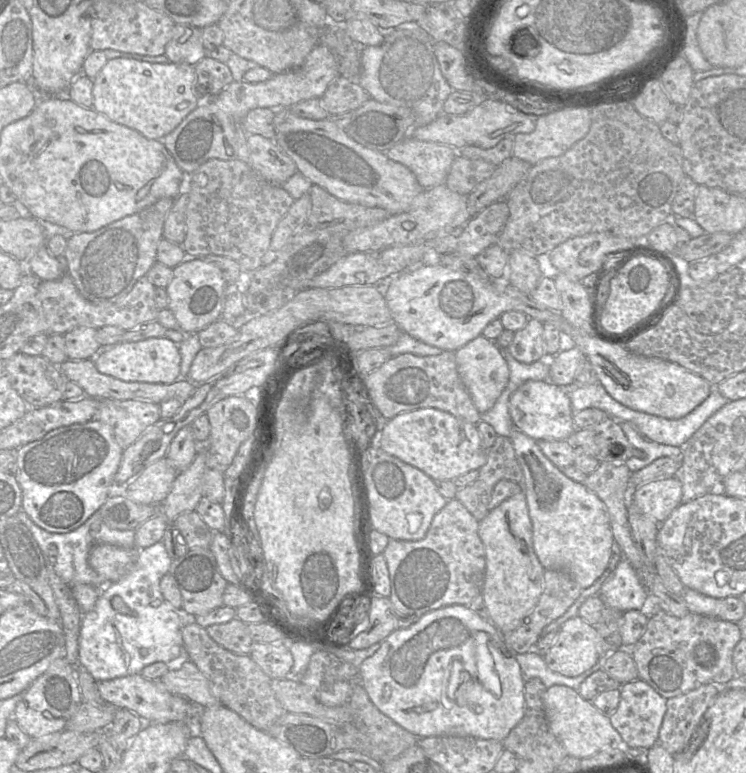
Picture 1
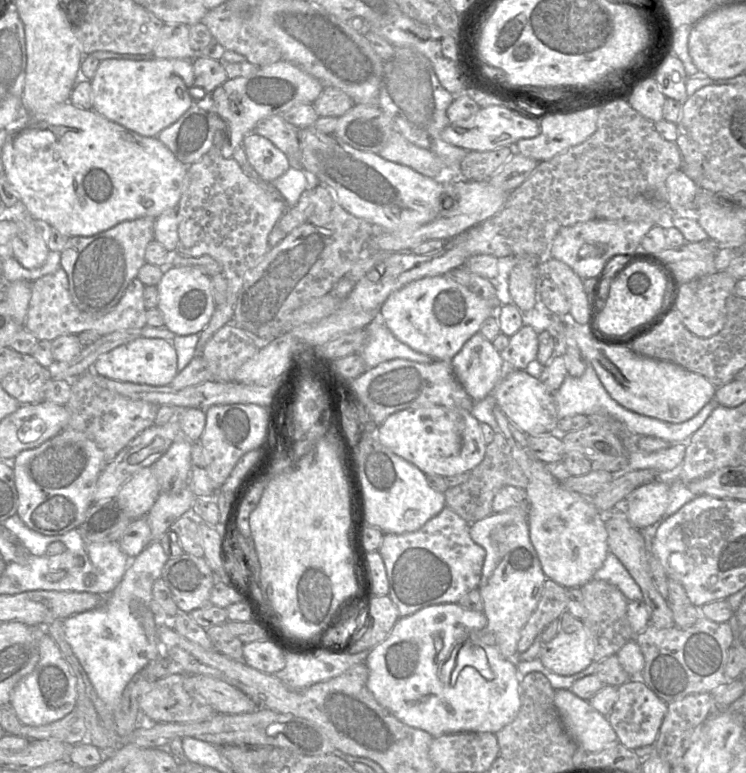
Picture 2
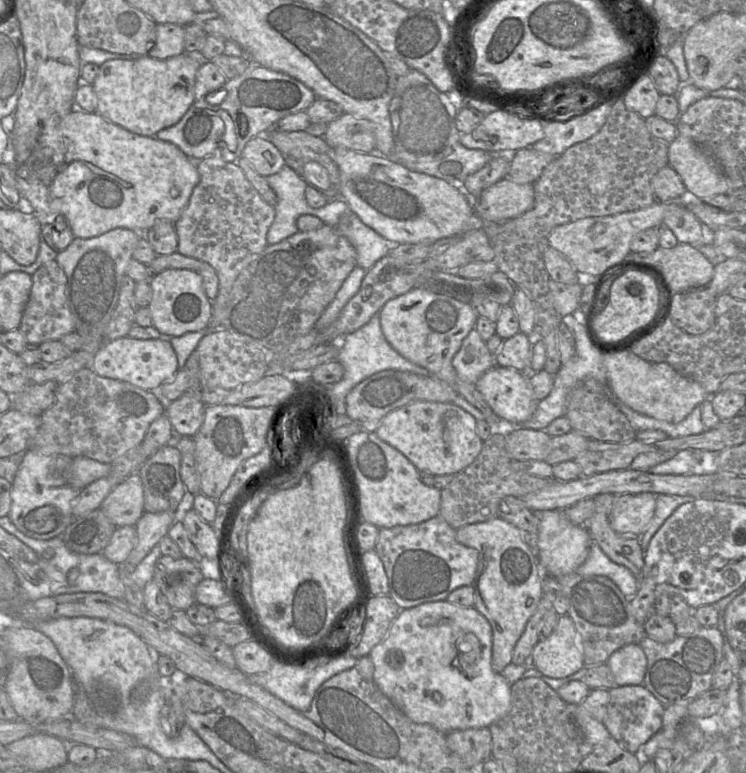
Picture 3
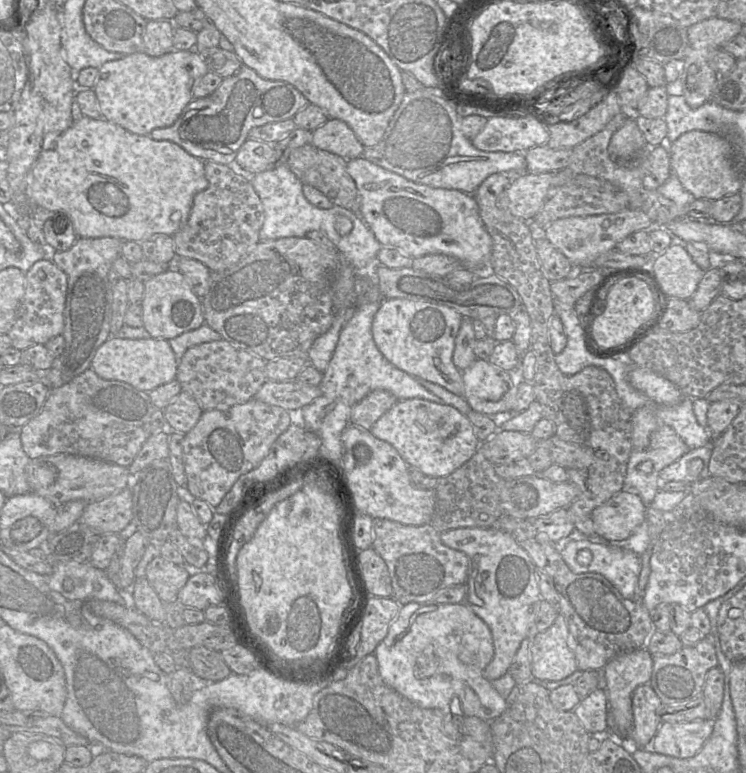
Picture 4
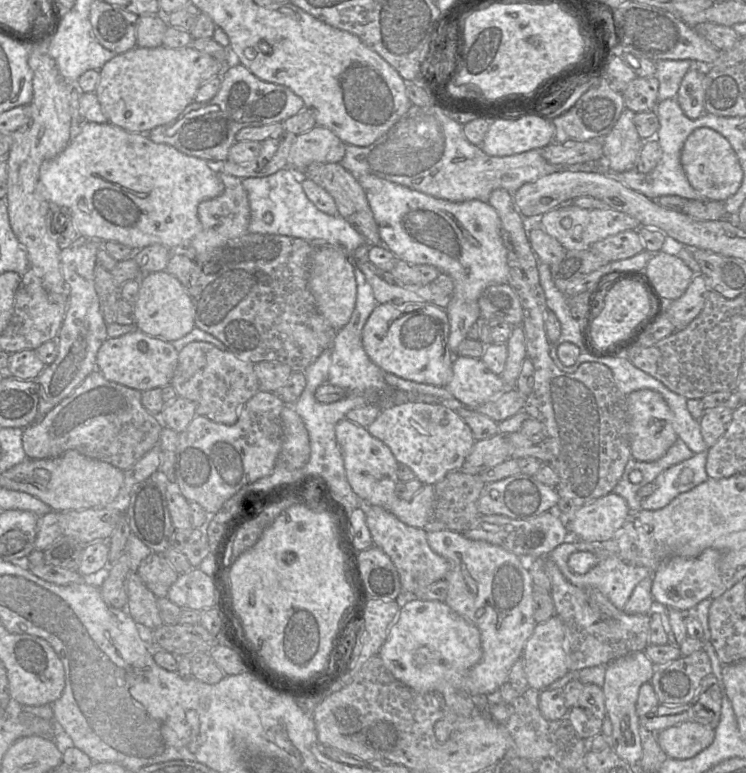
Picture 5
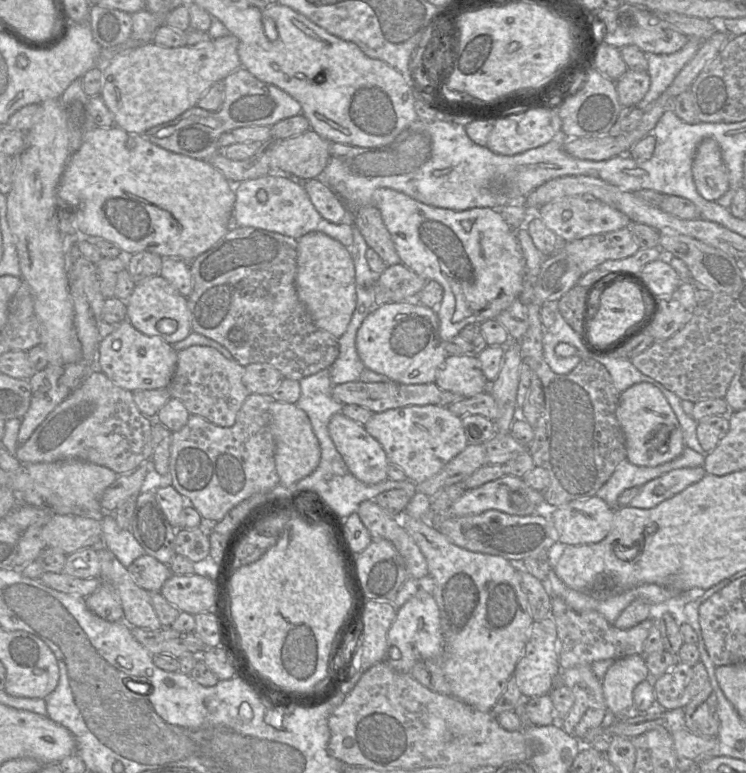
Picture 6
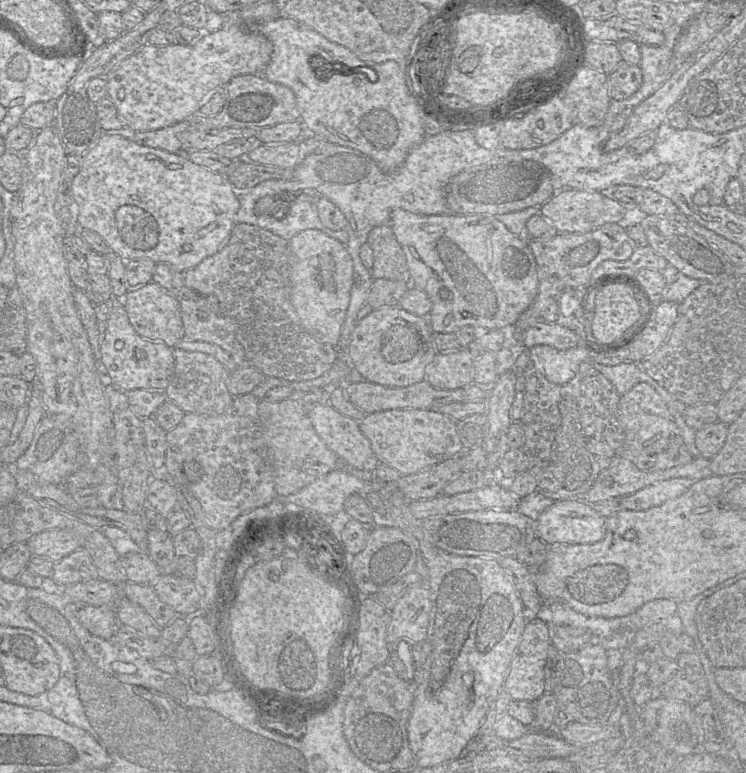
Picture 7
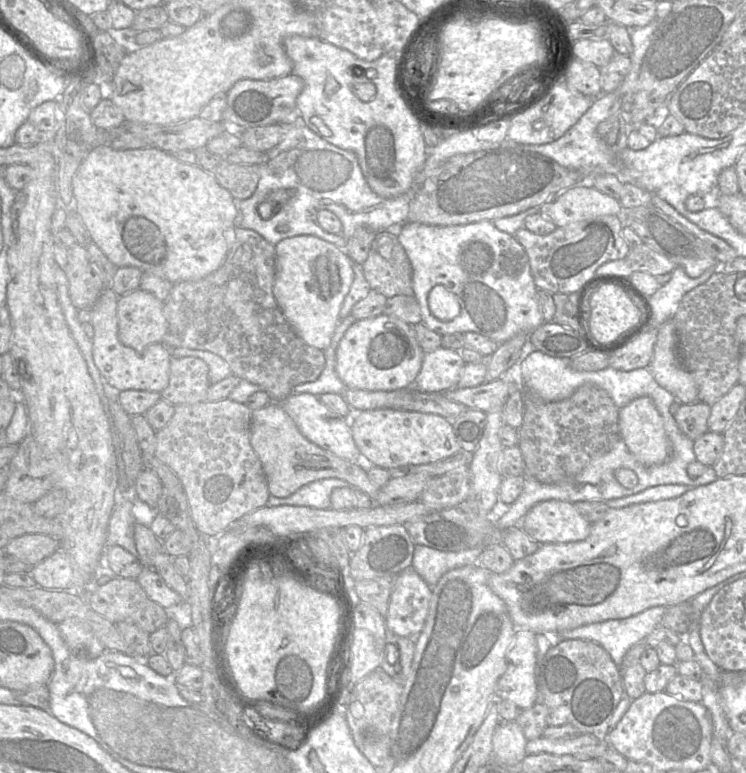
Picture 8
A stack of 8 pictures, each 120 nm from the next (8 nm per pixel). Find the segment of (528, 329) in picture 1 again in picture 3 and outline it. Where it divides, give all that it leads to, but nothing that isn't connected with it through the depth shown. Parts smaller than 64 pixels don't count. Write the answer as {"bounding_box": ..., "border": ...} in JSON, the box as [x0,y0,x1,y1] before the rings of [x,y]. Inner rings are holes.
{"bounding_box":[494,332,535,371],"border":[[[522,332],[505,339],[497,354],[494,355],[496,365],[522,371],[531,364],[531,347],[534,342],[535,338]]]}

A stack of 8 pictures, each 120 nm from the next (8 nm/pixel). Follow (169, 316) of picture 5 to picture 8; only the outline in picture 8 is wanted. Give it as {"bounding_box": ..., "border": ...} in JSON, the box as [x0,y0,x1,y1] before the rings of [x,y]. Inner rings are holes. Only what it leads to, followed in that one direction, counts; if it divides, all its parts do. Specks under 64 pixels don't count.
{"bounding_box":[117,288,167,353],"border":[[[140,288],[119,296],[117,305],[120,342],[142,353],[152,343],[162,343],[167,331],[164,303]]]}

